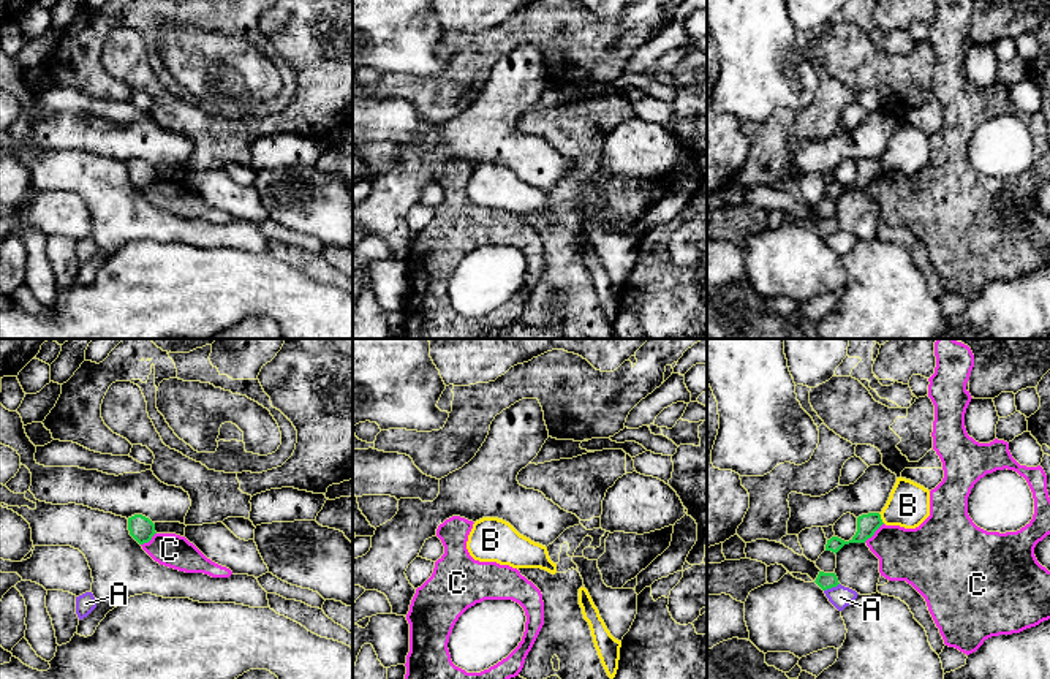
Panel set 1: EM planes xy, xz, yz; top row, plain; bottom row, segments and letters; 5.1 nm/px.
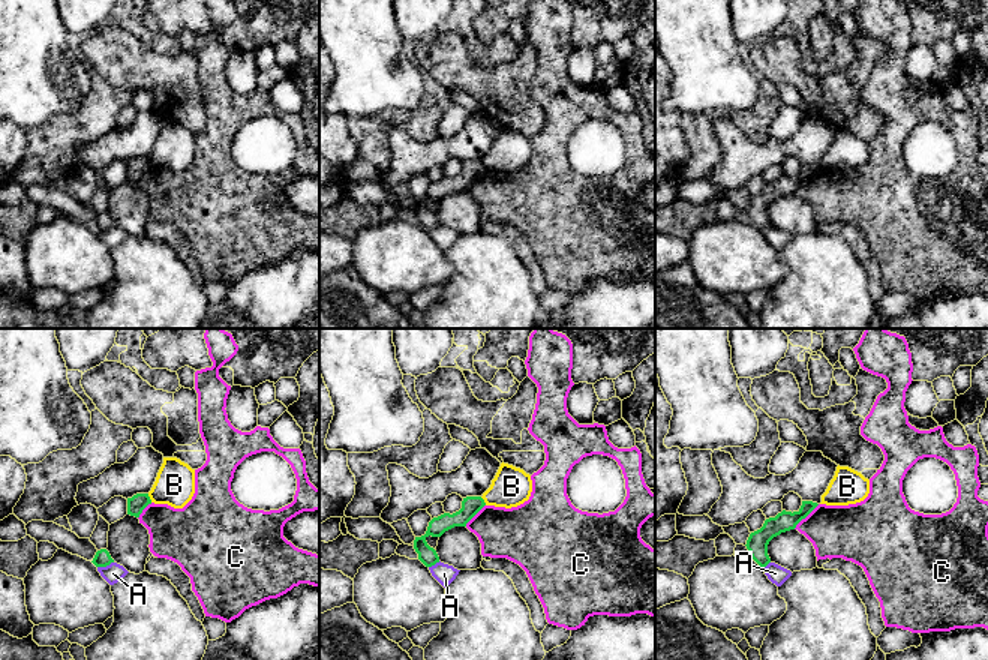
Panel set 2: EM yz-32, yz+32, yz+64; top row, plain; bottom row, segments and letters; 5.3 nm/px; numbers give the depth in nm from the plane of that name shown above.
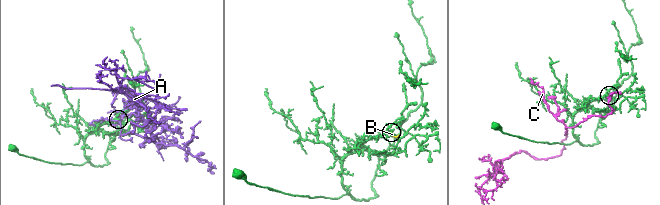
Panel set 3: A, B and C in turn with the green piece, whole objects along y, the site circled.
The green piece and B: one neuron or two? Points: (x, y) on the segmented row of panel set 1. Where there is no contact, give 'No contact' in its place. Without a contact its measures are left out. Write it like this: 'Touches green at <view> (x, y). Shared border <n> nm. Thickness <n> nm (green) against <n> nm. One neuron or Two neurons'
Touches green at yz (880, 518). Shared border 70 nm. Thickness 110 nm (green) against 220 nm. Two neurons

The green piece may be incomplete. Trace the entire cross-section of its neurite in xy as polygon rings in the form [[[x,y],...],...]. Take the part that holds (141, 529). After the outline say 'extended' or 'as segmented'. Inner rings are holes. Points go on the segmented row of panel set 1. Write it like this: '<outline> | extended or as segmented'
[[[134,514],[128,518],[128,530],[139,544],[149,543],[157,533],[155,524],[142,514]]] | as segmented

